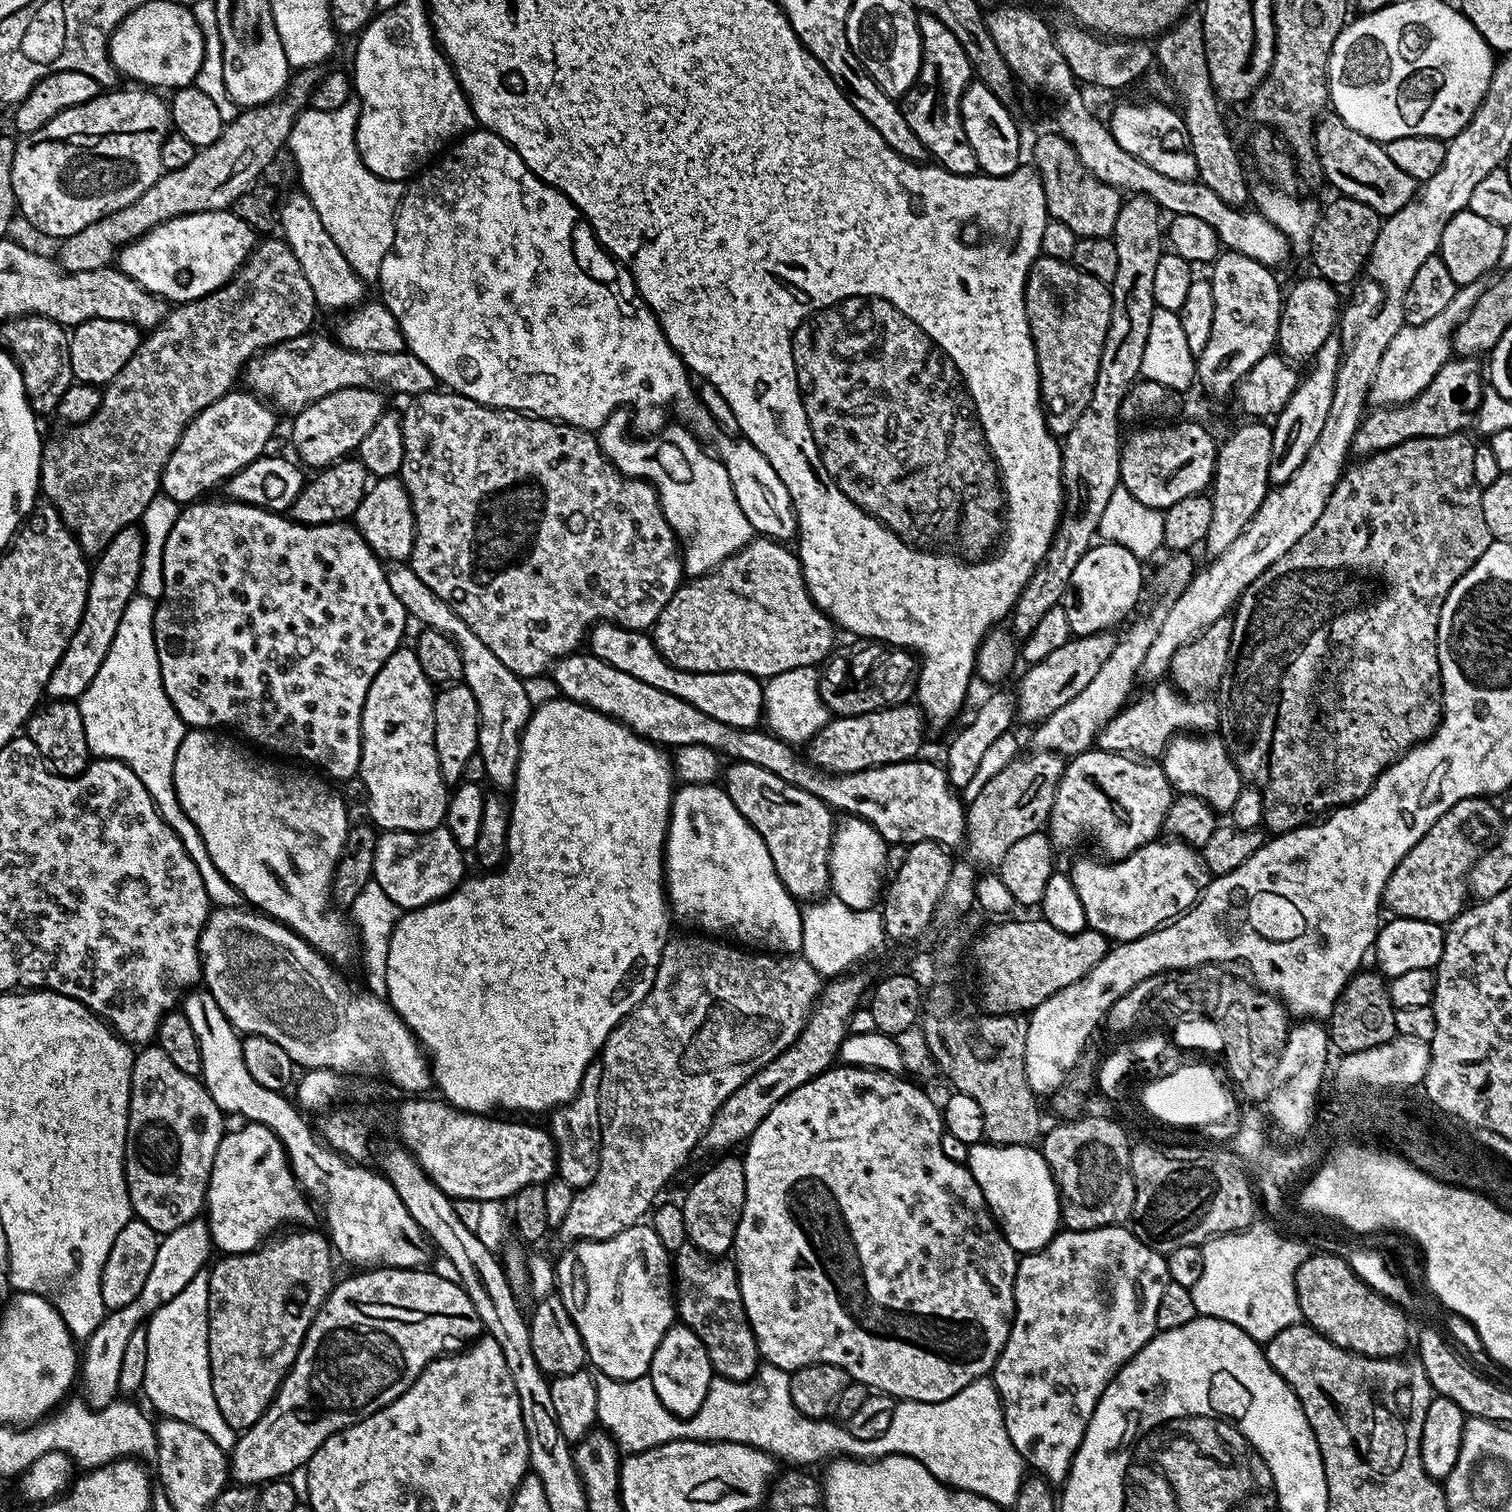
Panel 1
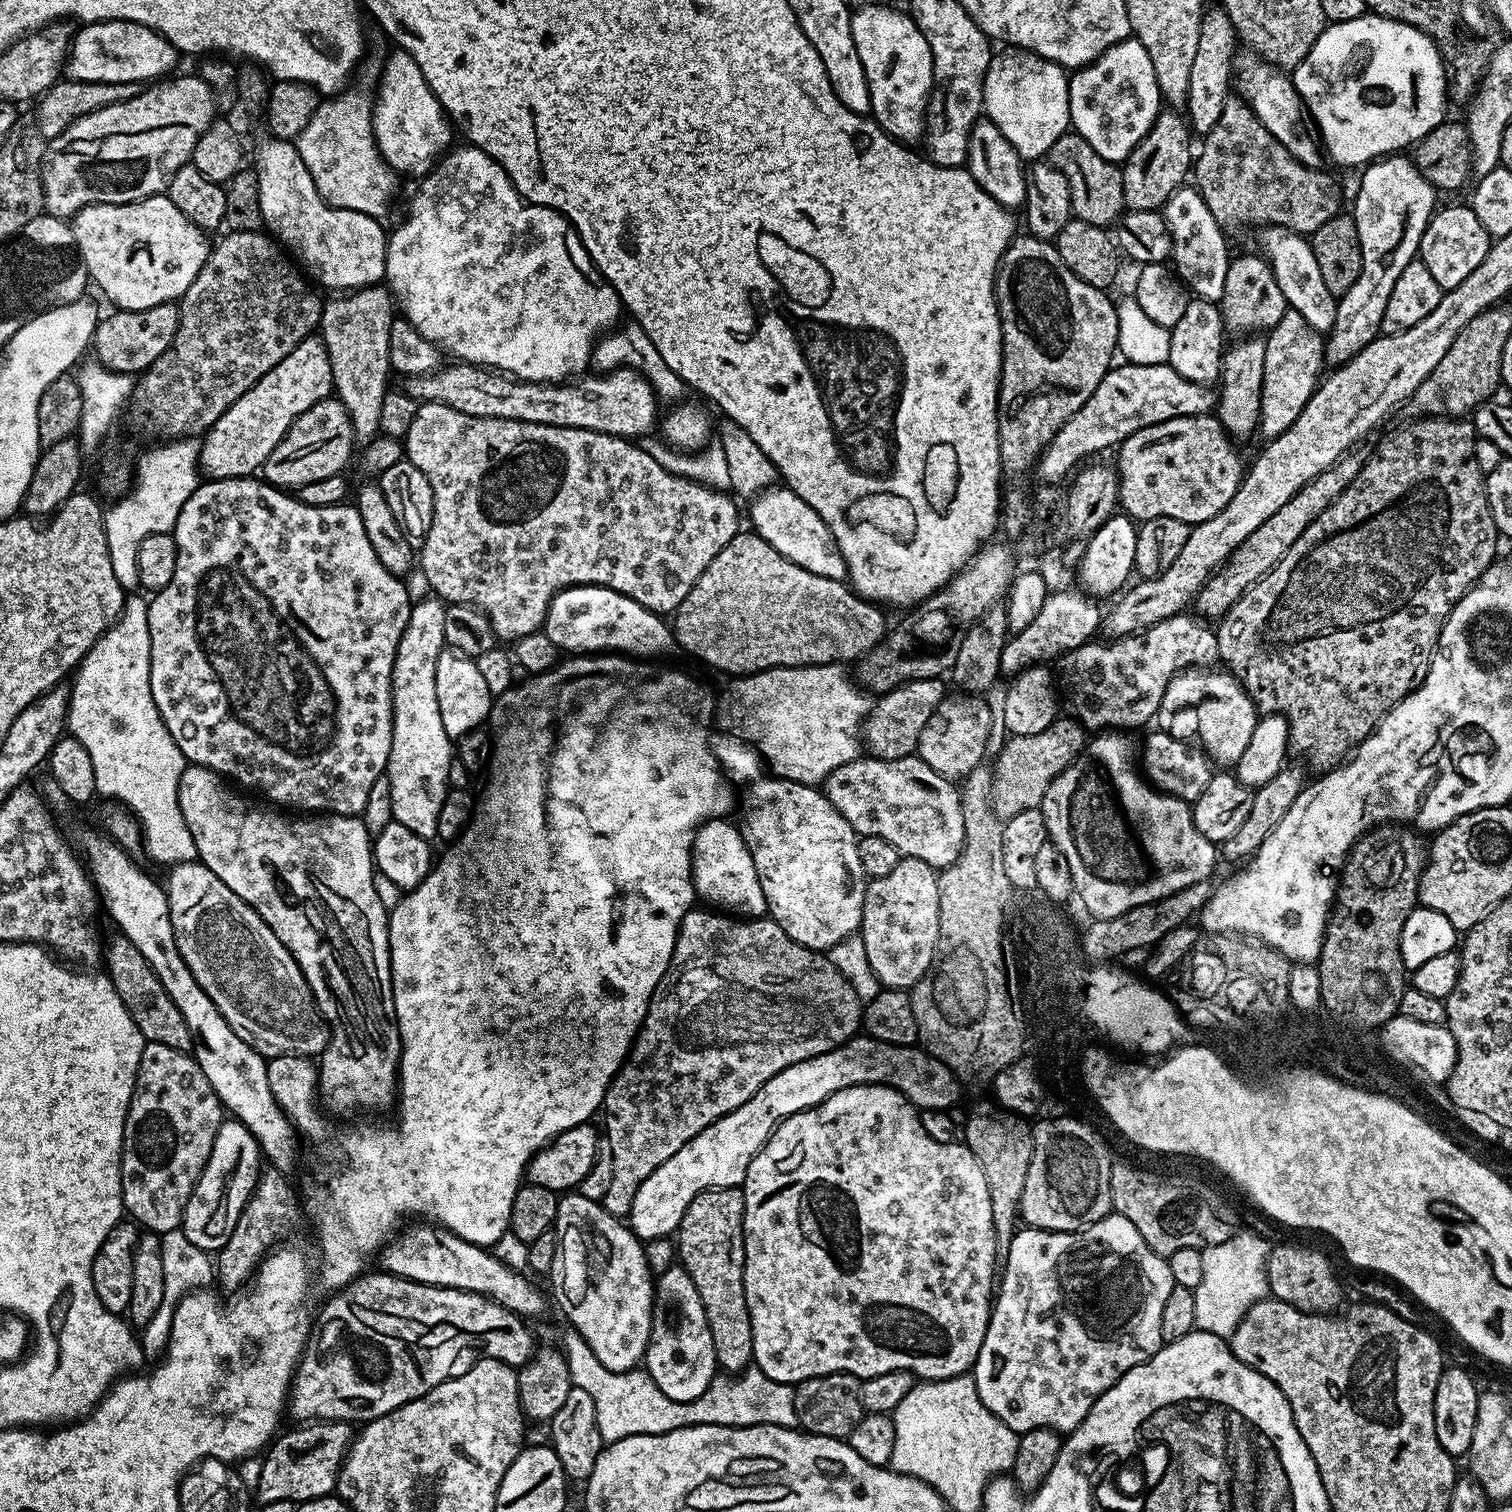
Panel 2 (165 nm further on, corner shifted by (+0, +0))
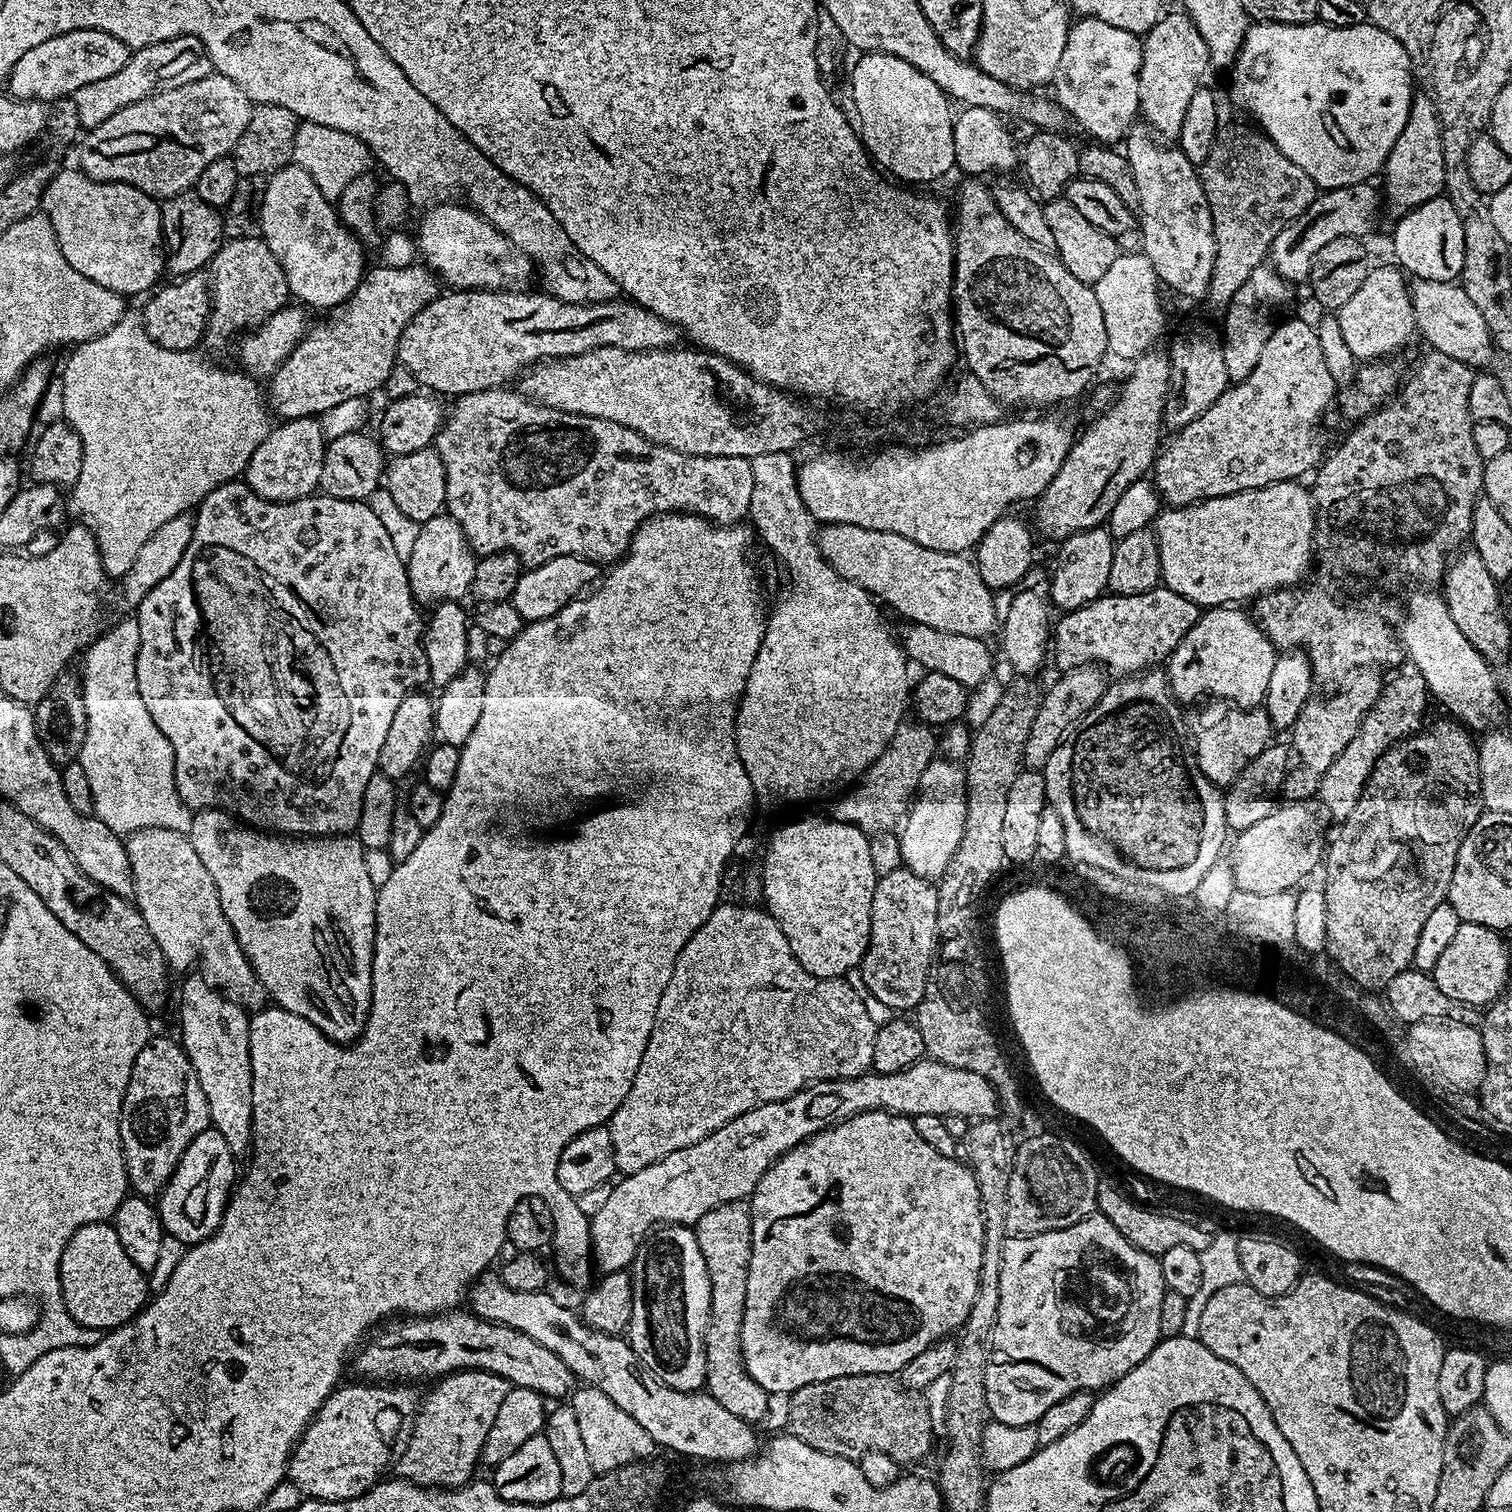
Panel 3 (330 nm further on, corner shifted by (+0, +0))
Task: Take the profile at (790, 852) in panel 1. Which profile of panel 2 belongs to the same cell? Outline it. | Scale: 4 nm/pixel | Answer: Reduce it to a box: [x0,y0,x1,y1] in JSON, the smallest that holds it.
[746,778,866,953]

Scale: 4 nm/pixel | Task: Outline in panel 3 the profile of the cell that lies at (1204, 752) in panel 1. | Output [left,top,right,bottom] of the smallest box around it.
[1166,606,1278,709]

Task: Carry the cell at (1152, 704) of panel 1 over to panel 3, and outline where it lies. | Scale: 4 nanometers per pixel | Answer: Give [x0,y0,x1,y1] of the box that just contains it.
[1052,586,1201,678]

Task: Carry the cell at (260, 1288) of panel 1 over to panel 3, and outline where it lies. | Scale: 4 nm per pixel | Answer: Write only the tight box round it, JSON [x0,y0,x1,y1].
[178,974,252,1158]

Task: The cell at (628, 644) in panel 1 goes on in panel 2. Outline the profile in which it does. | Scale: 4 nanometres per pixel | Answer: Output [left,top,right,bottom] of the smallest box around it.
[543,584,674,658]

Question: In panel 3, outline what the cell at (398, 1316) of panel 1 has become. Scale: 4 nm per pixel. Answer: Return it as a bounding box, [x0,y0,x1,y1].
[355,1310,574,1398]

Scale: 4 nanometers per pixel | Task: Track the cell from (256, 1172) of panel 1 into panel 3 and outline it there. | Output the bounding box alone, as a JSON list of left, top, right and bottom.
[159,1126,238,1246]

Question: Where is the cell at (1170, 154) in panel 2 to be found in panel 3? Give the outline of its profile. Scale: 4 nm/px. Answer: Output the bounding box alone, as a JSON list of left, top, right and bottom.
[1140,10,1210,141]

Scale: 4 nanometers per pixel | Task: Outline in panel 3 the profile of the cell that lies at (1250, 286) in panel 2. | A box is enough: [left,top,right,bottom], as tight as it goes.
[1270,182,1382,282]

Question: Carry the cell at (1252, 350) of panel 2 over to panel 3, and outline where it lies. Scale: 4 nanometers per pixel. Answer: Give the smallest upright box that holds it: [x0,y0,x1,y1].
[1222,263,1293,384]

